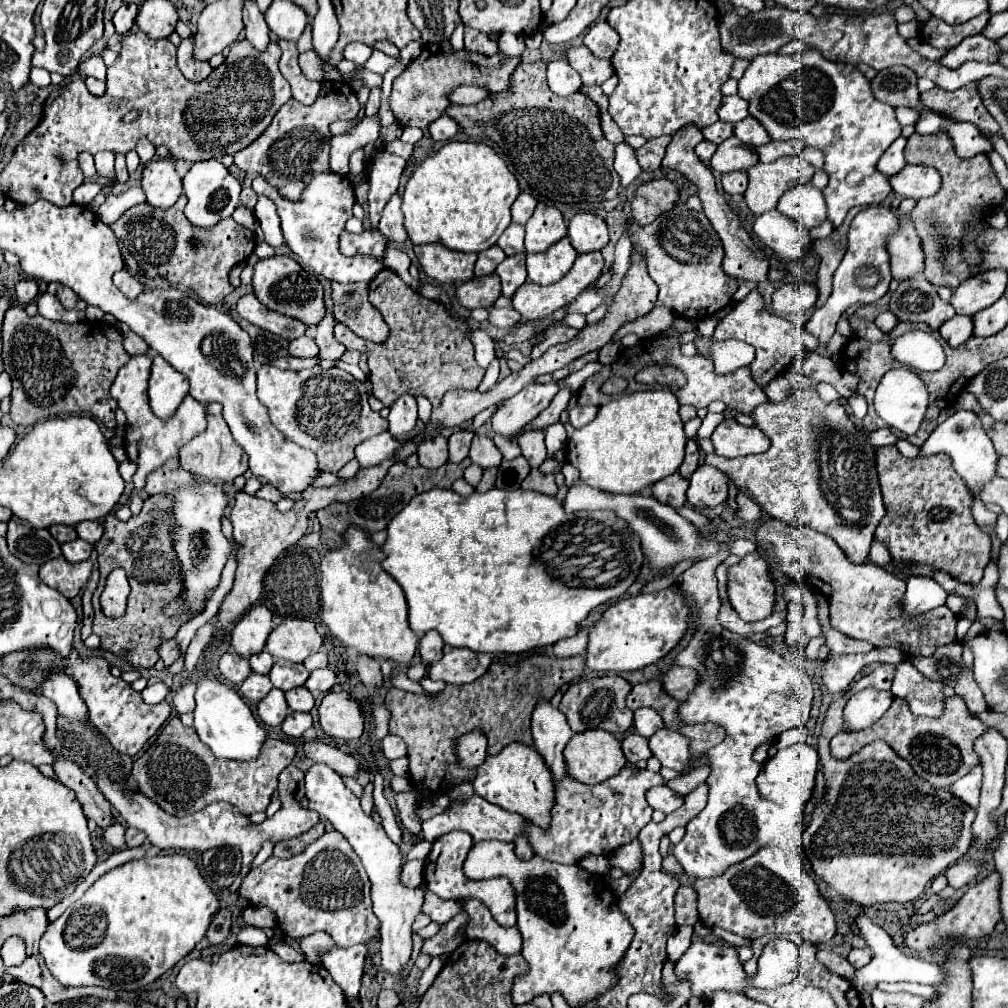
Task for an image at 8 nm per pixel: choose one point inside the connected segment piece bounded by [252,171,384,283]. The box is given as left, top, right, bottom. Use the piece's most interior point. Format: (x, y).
(314, 222)

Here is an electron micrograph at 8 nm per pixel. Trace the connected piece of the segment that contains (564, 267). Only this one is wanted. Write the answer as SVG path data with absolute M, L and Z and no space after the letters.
M568 237L560 239L558 243L554 243L554 247L548 247L544 253L530 253L526 257L528 281L538 285L556 283L570 271L576 255L578 253L570 245Z

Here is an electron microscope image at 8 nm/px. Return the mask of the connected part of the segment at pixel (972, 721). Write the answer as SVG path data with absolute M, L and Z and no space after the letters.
M960 697L946 699L946 711L942 717L918 717L908 709L906 699L894 699L886 715L878 719L878 723L852 733L838 733L832 743L832 755L836 759L848 759L850 755L858 753L864 745L872 743L874 739L884 739L902 759L906 759L916 775L930 781L938 787L950 787L954 781L964 777L974 765L978 765L978 755L974 751L974 739L982 735L988 727L978 719L972 717Z

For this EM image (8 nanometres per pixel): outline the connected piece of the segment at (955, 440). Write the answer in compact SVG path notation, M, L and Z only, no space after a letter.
M956 411L952 417L948 417L944 423L940 423L932 431L932 435L922 445L920 455L934 455L934 453L946 453L952 459L954 471L966 481L966 485L972 491L976 501L978 501L978 491L982 489L982 485L996 477L998 455L986 435L986 431L982 429L980 419L972 411Z

